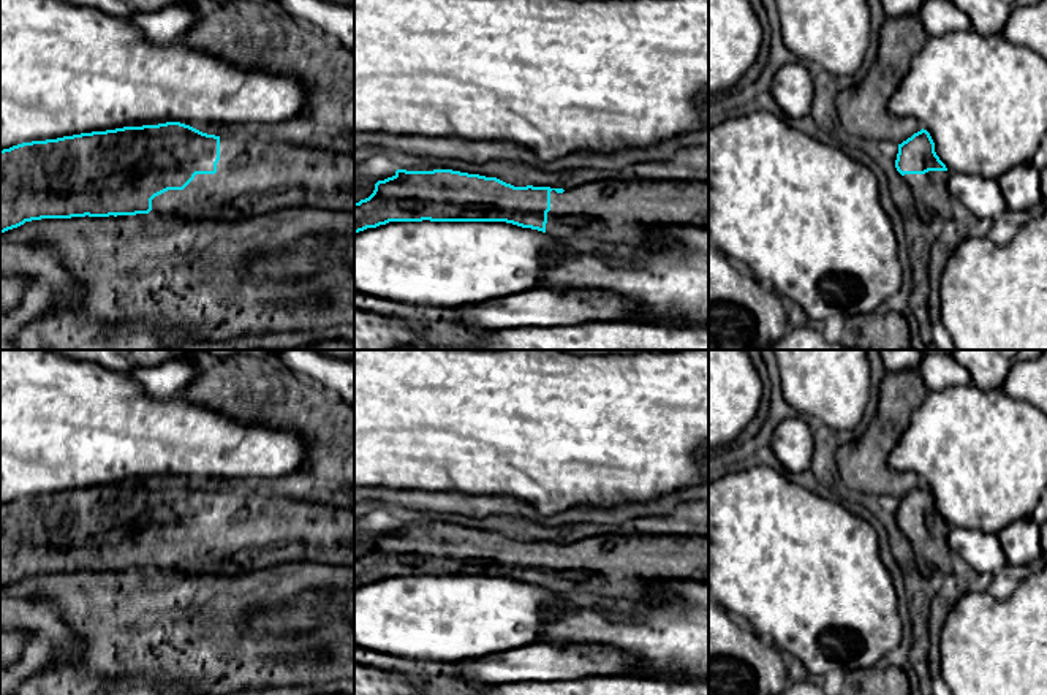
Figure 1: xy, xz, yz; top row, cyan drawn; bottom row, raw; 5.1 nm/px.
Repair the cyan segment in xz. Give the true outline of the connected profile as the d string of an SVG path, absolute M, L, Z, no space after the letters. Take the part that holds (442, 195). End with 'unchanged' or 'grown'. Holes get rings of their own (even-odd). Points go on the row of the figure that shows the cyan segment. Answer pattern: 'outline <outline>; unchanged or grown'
outline M452 169L406 171L378 180L373 193L354 203L354 234L389 222L506 222L582 245L663 244L658 231L671 226L709 228L709 182L596 180L569 190L514 187L497 177Z; grown

